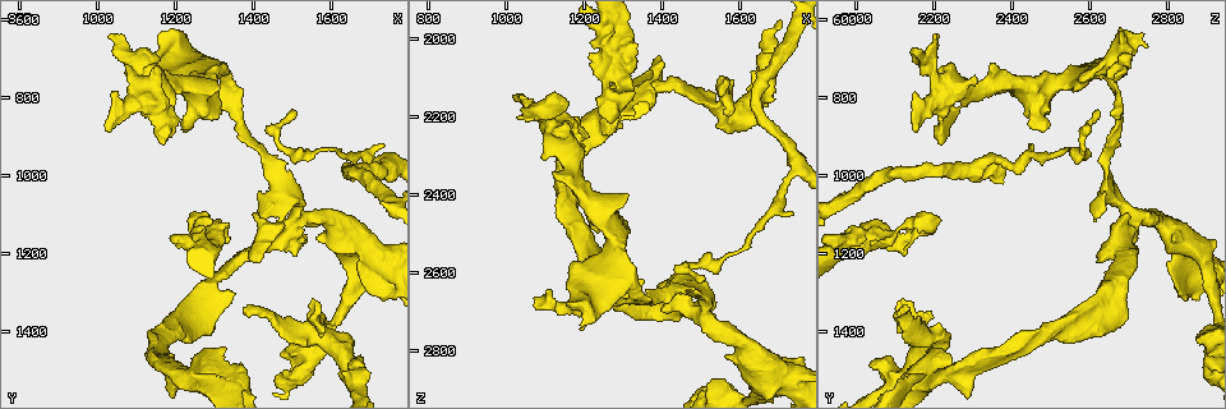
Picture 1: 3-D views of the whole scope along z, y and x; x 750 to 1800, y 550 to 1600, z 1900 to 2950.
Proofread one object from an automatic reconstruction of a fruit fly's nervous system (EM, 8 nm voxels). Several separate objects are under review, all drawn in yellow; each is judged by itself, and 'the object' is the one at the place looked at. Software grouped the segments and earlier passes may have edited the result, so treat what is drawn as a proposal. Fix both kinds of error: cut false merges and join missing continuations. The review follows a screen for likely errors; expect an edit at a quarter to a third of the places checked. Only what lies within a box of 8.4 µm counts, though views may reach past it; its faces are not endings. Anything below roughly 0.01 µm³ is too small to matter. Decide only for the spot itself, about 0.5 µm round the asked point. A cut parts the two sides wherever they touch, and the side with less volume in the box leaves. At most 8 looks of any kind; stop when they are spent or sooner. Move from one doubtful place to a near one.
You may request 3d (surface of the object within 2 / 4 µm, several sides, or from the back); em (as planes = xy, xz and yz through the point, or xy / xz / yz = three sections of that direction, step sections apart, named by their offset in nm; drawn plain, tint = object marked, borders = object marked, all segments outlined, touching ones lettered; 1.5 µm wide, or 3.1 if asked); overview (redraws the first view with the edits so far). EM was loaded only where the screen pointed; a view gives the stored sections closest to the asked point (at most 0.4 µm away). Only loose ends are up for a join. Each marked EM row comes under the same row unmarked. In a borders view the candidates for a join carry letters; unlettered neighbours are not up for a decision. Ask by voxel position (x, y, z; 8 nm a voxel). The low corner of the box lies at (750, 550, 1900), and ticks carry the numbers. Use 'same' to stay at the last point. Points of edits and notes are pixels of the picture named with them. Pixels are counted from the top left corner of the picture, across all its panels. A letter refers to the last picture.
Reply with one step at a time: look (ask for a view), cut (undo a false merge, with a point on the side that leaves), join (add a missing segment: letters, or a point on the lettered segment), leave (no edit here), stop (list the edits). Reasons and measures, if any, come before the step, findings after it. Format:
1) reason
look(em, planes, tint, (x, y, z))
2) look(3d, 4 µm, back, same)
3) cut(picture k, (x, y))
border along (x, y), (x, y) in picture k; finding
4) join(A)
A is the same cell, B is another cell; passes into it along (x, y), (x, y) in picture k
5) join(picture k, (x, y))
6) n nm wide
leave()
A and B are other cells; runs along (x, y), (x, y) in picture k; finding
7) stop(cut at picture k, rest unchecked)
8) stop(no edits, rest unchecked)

three-way junction
look(em, xz, step 8, borders, (1215, 1175, 2060))

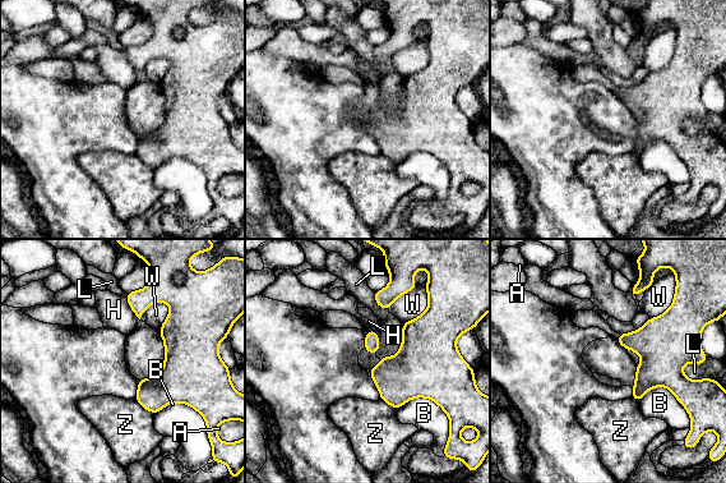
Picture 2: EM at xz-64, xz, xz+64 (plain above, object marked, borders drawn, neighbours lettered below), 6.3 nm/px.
leave()
A, B, H, L, W and Z are other cells; border along (125, 293), (129, 307), (139, 320) in picture 2; none of them fits

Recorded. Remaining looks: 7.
four-way junction
look(3d, 4 µm, (1520, 1110, 2715))

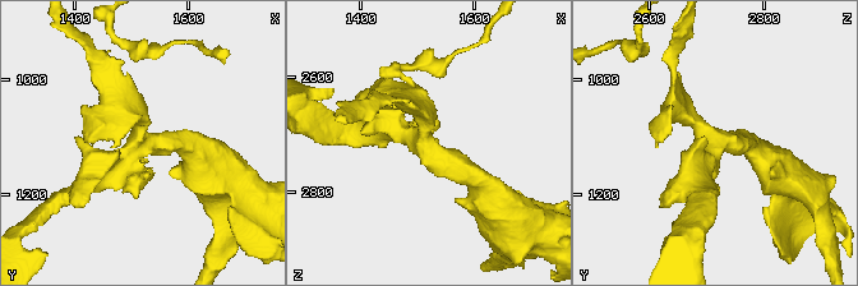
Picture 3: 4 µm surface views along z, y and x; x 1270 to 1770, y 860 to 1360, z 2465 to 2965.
look(em, planes, borders, (1515, 1110, 2715))

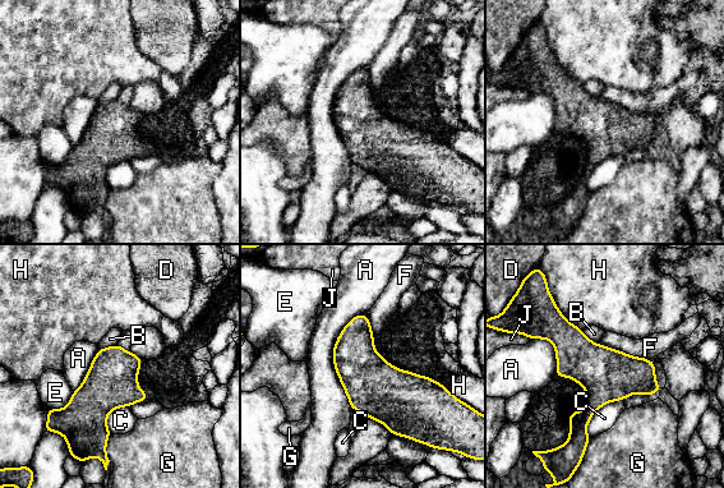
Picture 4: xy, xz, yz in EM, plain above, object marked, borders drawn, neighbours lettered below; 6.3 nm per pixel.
leave()
A, B, C, D, E, F, G, H and J are other cells; border along (623, 399), (603, 404), (585, 432) in picture 4; continuous, no second neuron

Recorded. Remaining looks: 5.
an open end
look(em, xy, step 8, borders, (1505, 830, 2620))

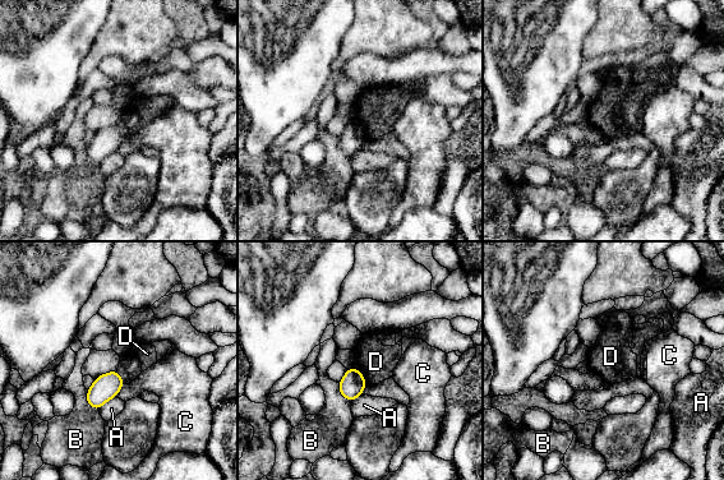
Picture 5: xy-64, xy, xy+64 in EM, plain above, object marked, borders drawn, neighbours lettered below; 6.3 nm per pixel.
B touches over 150 nm
leave()
A, B, C and D are other cells; none of them fits

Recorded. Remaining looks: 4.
stop(no edits, rest unchecked)

